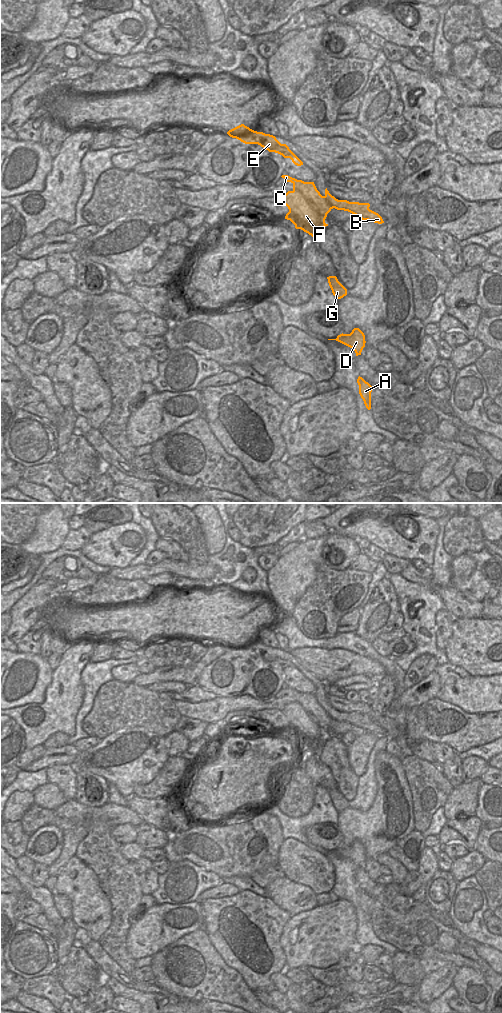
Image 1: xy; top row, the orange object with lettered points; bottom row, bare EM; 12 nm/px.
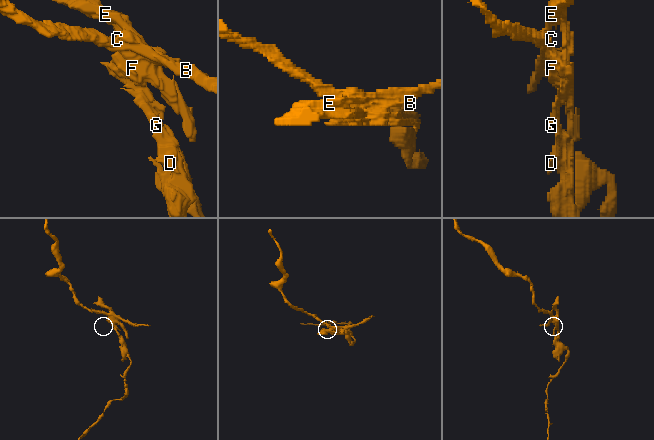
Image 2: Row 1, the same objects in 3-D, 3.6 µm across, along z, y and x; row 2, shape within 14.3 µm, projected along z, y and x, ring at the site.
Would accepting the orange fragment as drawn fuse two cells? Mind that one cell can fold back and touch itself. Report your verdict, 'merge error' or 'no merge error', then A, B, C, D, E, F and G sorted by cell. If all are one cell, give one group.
merge error; groups A B D E F G / C

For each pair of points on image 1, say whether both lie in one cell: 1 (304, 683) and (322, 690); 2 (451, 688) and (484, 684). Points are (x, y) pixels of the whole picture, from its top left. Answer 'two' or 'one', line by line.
1: two
2: one

